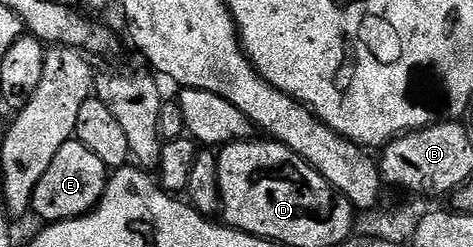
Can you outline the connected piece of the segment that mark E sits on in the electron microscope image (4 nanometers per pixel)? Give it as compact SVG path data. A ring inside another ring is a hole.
M67 140L62 150L54 154L54 162L50 162L50 167L46 169L46 174L42 174L38 186L34 186L31 211L37 212L44 222L73 220L84 216L104 197L109 175L108 167L93 152L86 150L80 140Z

